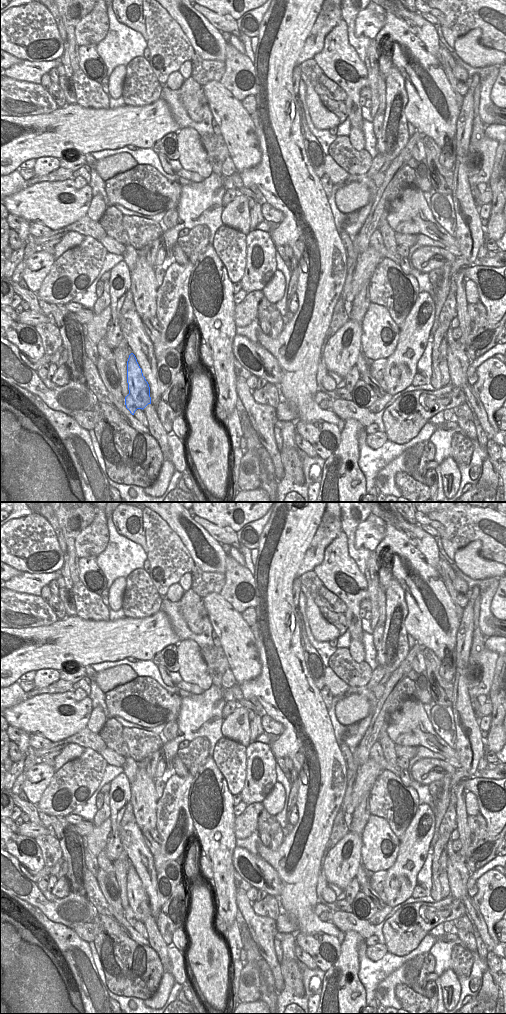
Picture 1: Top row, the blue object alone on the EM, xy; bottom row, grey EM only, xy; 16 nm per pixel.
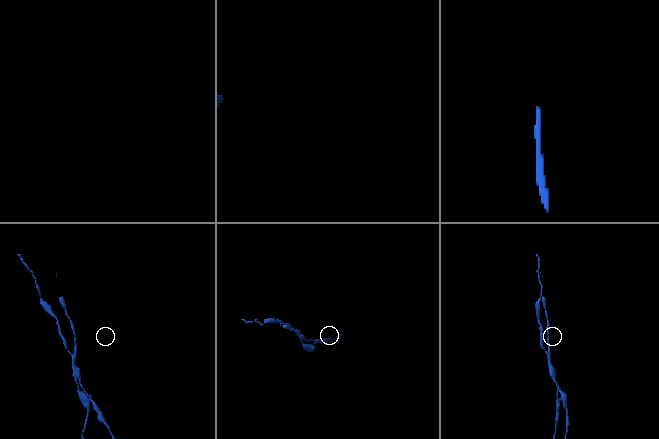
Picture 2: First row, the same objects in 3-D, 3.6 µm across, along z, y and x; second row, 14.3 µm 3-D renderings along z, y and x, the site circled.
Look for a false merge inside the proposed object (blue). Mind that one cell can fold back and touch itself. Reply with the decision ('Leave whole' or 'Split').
Split.

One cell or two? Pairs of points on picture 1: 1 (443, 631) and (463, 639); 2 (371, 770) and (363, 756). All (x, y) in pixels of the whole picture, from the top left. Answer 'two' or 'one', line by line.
1: two
2: two

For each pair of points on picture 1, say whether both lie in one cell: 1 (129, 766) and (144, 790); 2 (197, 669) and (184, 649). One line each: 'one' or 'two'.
1: two
2: one

